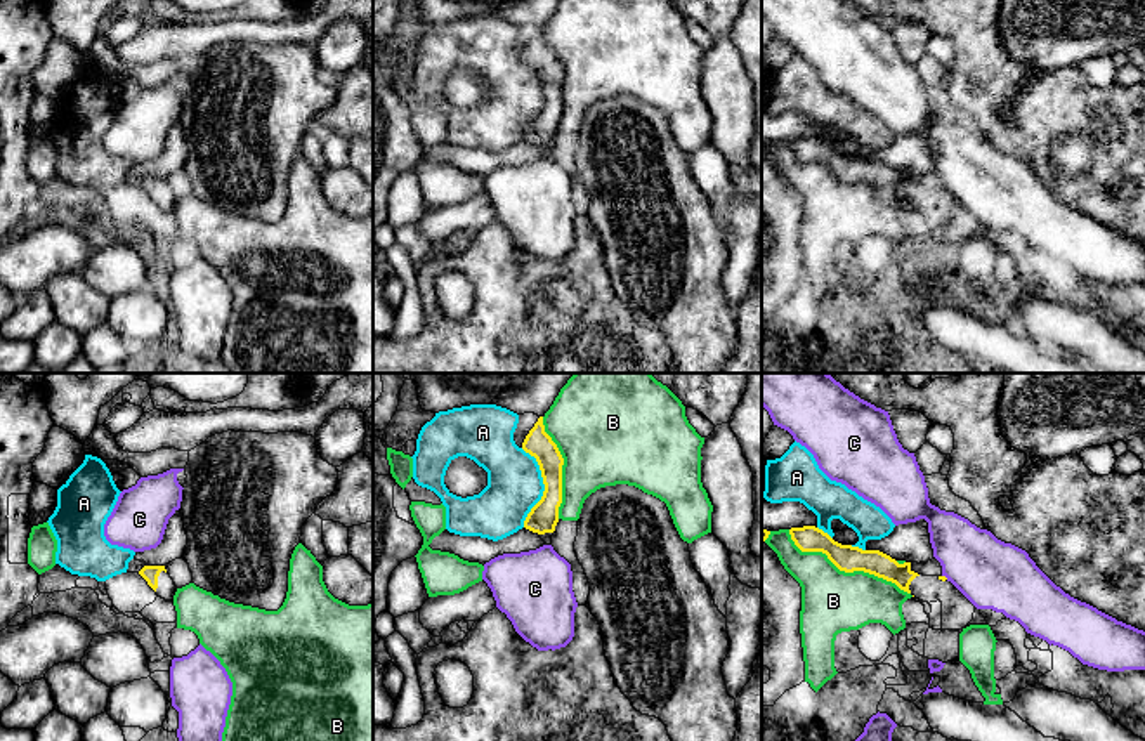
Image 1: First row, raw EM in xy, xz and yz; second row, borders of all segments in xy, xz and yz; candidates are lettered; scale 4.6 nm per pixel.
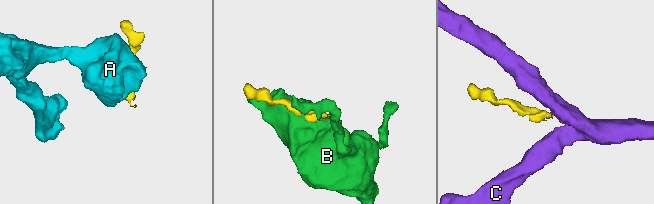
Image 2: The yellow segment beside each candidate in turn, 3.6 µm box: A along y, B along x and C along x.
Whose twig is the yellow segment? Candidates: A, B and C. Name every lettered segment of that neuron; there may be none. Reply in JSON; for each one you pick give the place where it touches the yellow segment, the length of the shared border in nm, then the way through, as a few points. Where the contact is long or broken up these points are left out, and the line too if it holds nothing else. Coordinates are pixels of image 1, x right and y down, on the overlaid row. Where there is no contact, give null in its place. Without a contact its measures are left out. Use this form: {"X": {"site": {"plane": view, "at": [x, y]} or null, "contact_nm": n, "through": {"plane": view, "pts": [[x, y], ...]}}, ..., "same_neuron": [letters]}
{"same_neuron": []}

